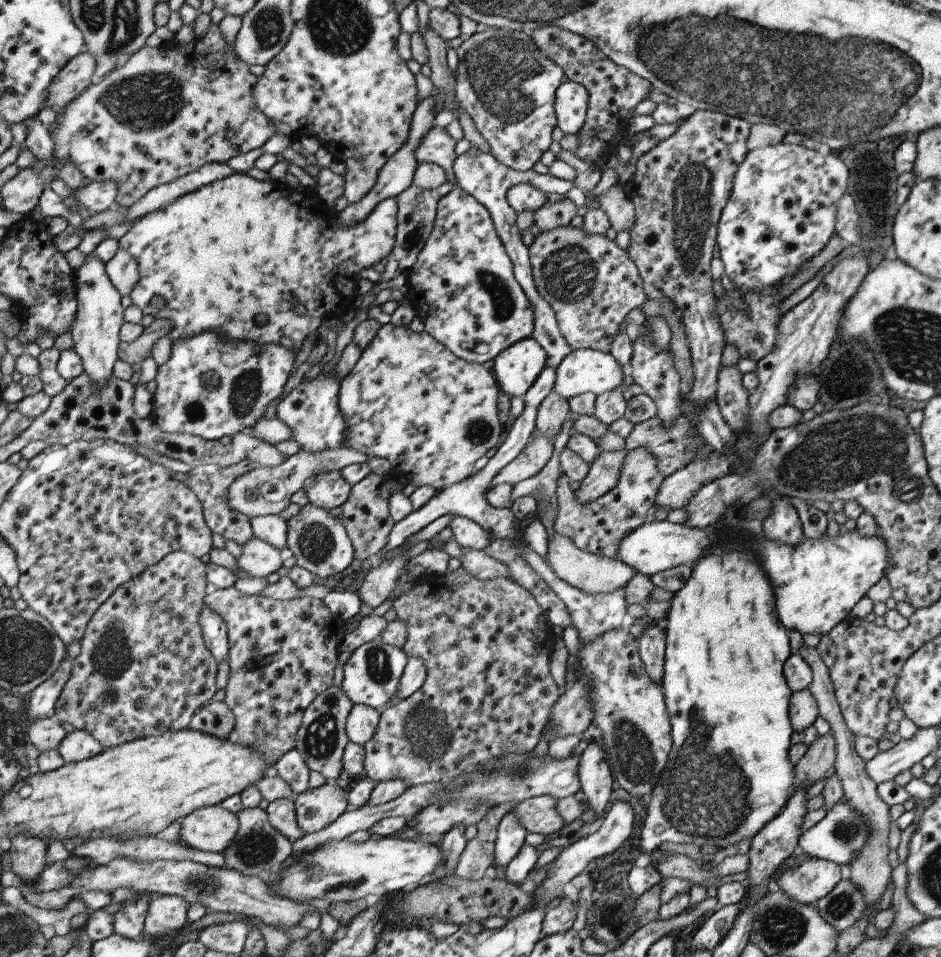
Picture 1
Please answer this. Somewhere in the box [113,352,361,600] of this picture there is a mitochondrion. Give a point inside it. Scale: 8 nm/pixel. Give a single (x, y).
(243, 392)

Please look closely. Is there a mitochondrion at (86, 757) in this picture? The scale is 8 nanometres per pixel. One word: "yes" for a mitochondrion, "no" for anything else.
no

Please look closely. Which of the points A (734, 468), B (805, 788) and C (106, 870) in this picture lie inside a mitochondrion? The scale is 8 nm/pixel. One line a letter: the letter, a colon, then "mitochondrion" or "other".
A: other
B: other
C: other

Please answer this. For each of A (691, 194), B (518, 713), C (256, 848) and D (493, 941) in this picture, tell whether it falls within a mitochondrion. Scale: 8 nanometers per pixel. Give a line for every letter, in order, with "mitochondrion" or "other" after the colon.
A: mitochondrion
B: other
C: mitochondrion
D: other

